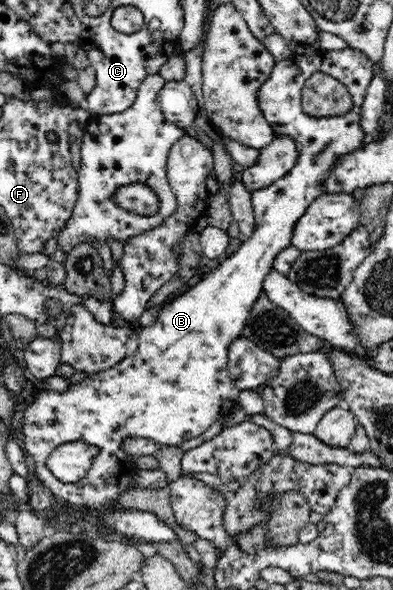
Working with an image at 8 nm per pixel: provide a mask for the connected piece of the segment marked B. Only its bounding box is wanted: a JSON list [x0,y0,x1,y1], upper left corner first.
[19,48,375,510]

